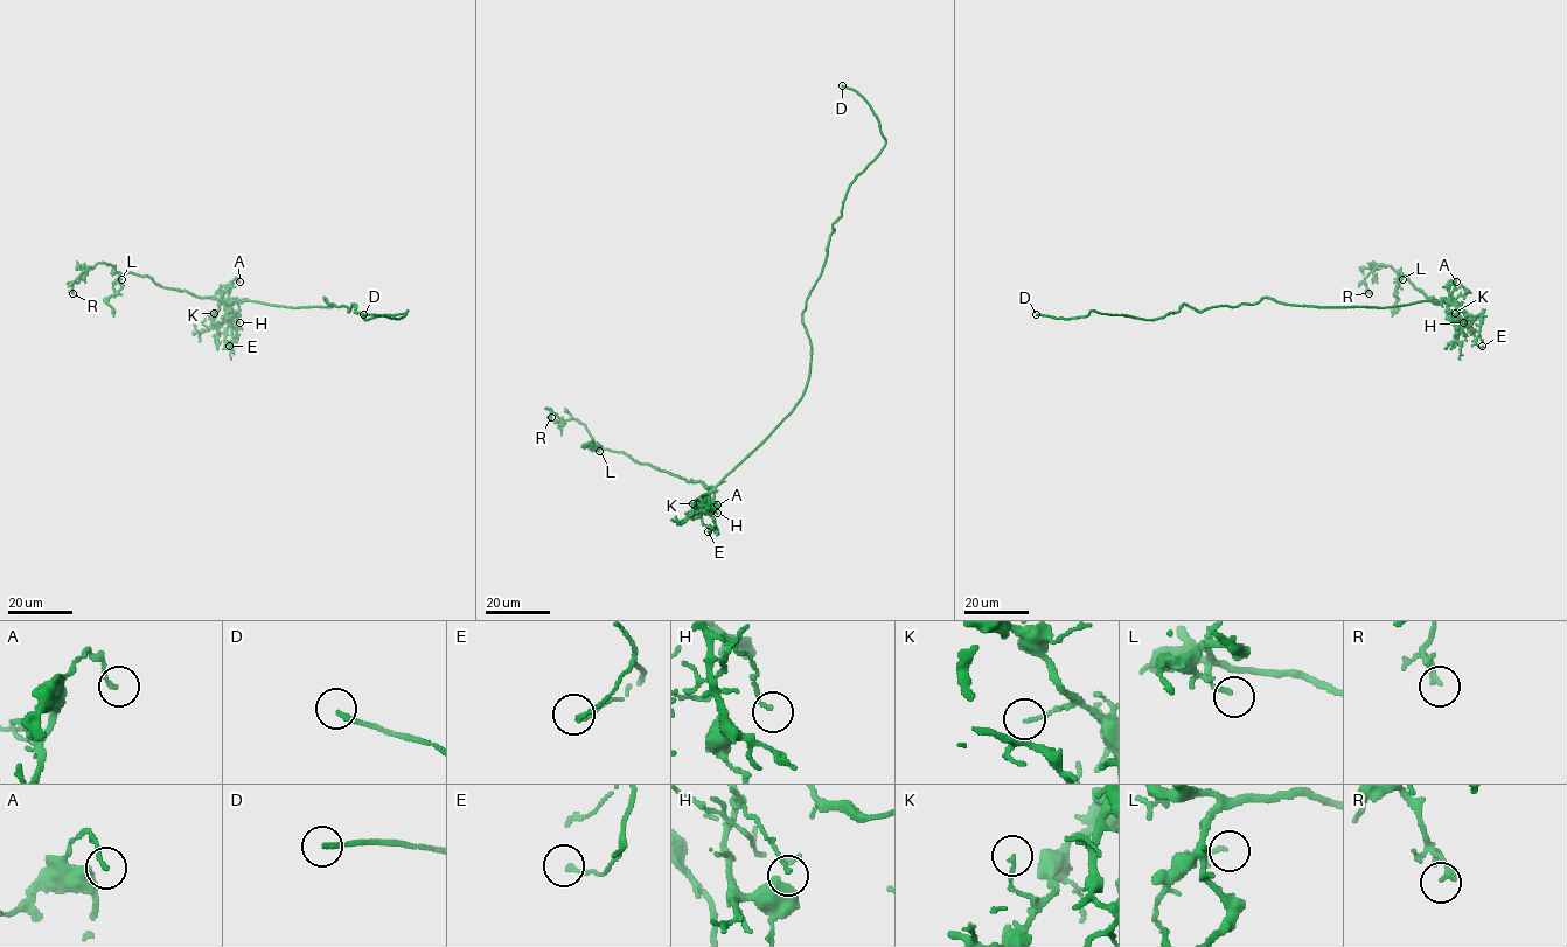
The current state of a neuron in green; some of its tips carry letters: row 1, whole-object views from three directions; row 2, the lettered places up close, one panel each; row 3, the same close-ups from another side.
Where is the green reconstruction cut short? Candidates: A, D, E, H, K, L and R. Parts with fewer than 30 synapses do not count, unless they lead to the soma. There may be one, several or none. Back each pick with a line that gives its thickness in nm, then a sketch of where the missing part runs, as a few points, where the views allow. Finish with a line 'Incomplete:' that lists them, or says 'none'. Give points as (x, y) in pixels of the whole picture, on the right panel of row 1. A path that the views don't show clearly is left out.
D: Thickness 190 nm
Incomplete: D

